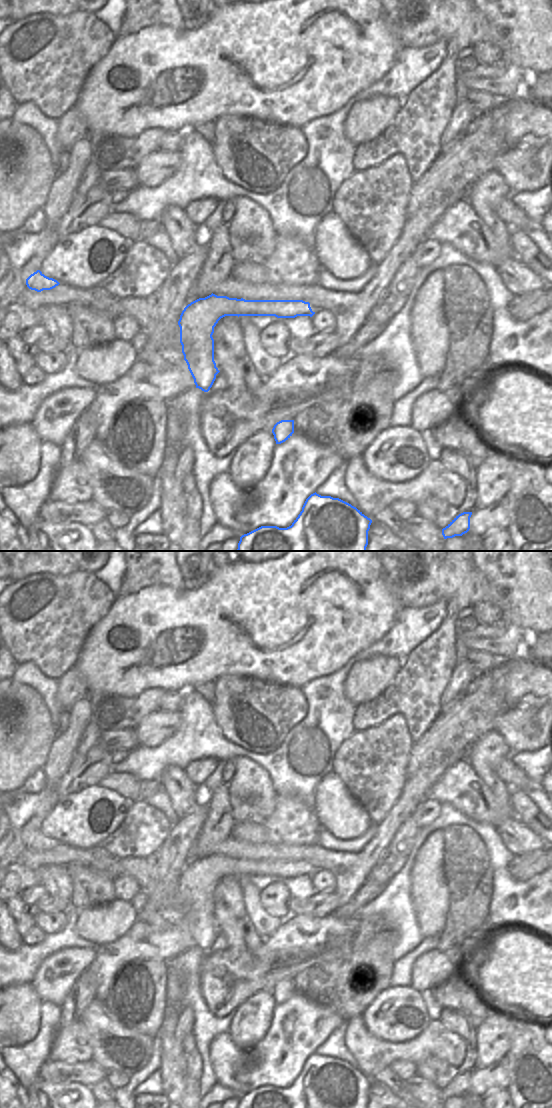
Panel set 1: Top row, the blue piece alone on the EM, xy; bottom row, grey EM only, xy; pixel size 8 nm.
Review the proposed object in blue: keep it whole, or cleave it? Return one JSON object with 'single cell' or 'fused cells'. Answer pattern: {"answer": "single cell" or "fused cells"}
{"answer": "single cell"}

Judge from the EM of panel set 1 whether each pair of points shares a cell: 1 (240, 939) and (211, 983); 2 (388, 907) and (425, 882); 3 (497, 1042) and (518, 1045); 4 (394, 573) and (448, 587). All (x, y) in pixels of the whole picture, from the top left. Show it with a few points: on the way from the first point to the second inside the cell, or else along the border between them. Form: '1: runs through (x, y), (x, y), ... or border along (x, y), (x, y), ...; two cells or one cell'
1: border along (228, 947), (247, 951), (256, 949); two cells
2: border along (411, 870), (410, 900), (415, 916); two cells
3: border along (508, 1021), (509, 1049), (505, 1055); two cells
4: runs through (407, 582), (414, 585), (434, 585); one cell

